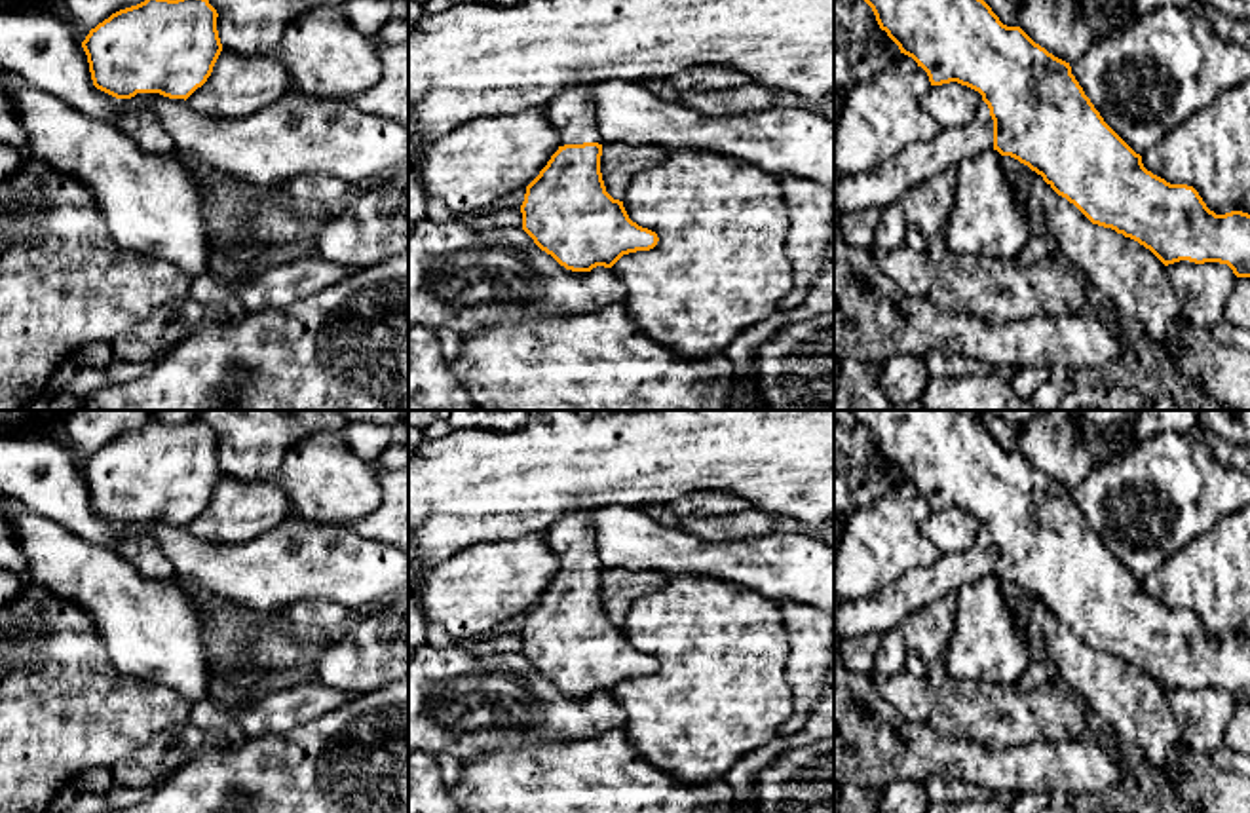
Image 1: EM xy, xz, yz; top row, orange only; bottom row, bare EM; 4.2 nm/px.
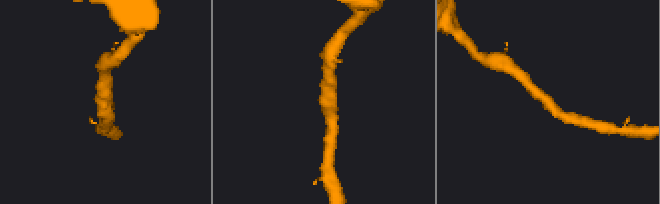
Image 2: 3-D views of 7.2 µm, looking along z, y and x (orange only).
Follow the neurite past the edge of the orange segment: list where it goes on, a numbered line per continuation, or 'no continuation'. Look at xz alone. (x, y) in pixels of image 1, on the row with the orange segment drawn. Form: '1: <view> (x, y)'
1: xz (570, 113)

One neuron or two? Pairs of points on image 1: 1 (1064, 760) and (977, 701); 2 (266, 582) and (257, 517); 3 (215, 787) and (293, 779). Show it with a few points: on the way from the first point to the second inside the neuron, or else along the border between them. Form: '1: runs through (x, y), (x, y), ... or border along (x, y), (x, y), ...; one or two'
1: border along (1081, 741), (1024, 741), (992, 749); two
2: border along (289, 517), (247, 540), (215, 544); two
3: runs through (234, 779), (274, 779); one

